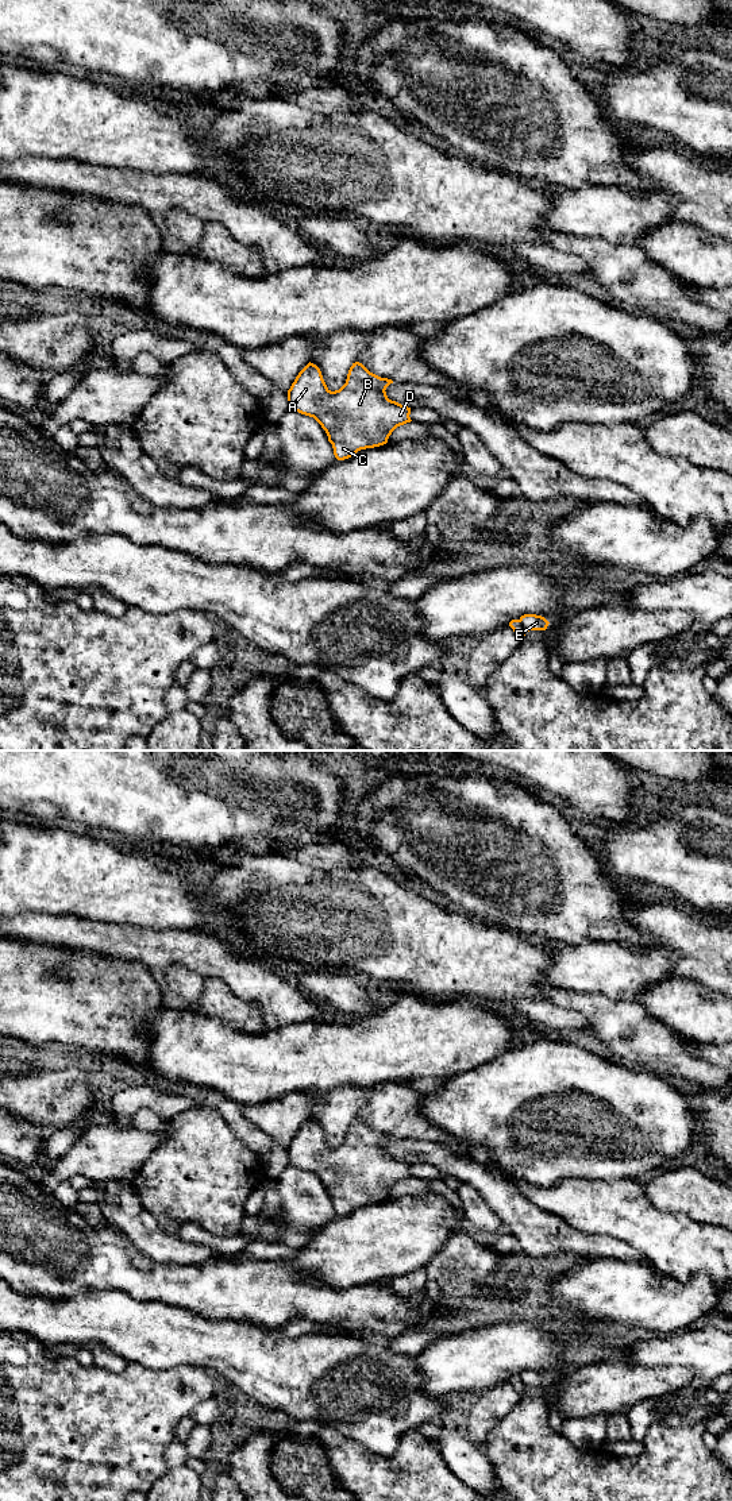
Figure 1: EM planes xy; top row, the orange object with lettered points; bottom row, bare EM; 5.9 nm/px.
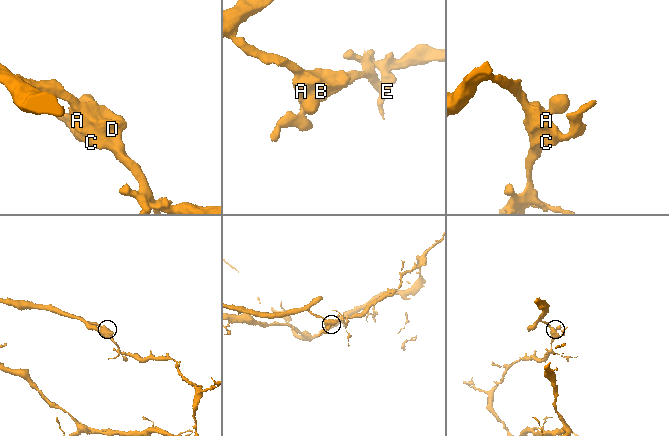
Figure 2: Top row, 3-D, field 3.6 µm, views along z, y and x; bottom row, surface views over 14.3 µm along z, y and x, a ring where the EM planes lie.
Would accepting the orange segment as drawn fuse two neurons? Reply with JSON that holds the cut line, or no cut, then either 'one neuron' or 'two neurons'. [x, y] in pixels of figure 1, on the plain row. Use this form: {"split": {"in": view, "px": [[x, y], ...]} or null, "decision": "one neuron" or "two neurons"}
{"split": {"in": "xy", "px": [[519, 1376], [526, 1386]]}, "decision": "two neurons"}

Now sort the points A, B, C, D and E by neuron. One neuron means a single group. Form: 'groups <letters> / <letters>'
groups A B C D / E

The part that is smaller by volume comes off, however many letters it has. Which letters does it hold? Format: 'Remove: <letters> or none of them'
Remove: A, B, C, D

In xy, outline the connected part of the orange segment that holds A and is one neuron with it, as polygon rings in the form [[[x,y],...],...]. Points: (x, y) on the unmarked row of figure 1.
[[[309,1118],[288,1146],[288,1159],[289,1165],[313,1173],[325,1186],[335,1213],[344,1216],[361,1205],[386,1200],[397,1182],[412,1177],[411,1164],[388,1154],[385,1146],[390,1139],[392,1135],[381,1134],[355,1118],[348,1126],[346,1139],[339,1146],[331,1147],[320,1124]]]

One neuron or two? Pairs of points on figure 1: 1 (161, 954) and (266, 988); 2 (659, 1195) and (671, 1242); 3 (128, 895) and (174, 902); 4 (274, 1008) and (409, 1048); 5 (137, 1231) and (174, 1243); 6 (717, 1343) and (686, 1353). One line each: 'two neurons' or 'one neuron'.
1: one neuron
2: two neurons
3: one neuron
4: two neurons
5: one neuron
6: one neuron

